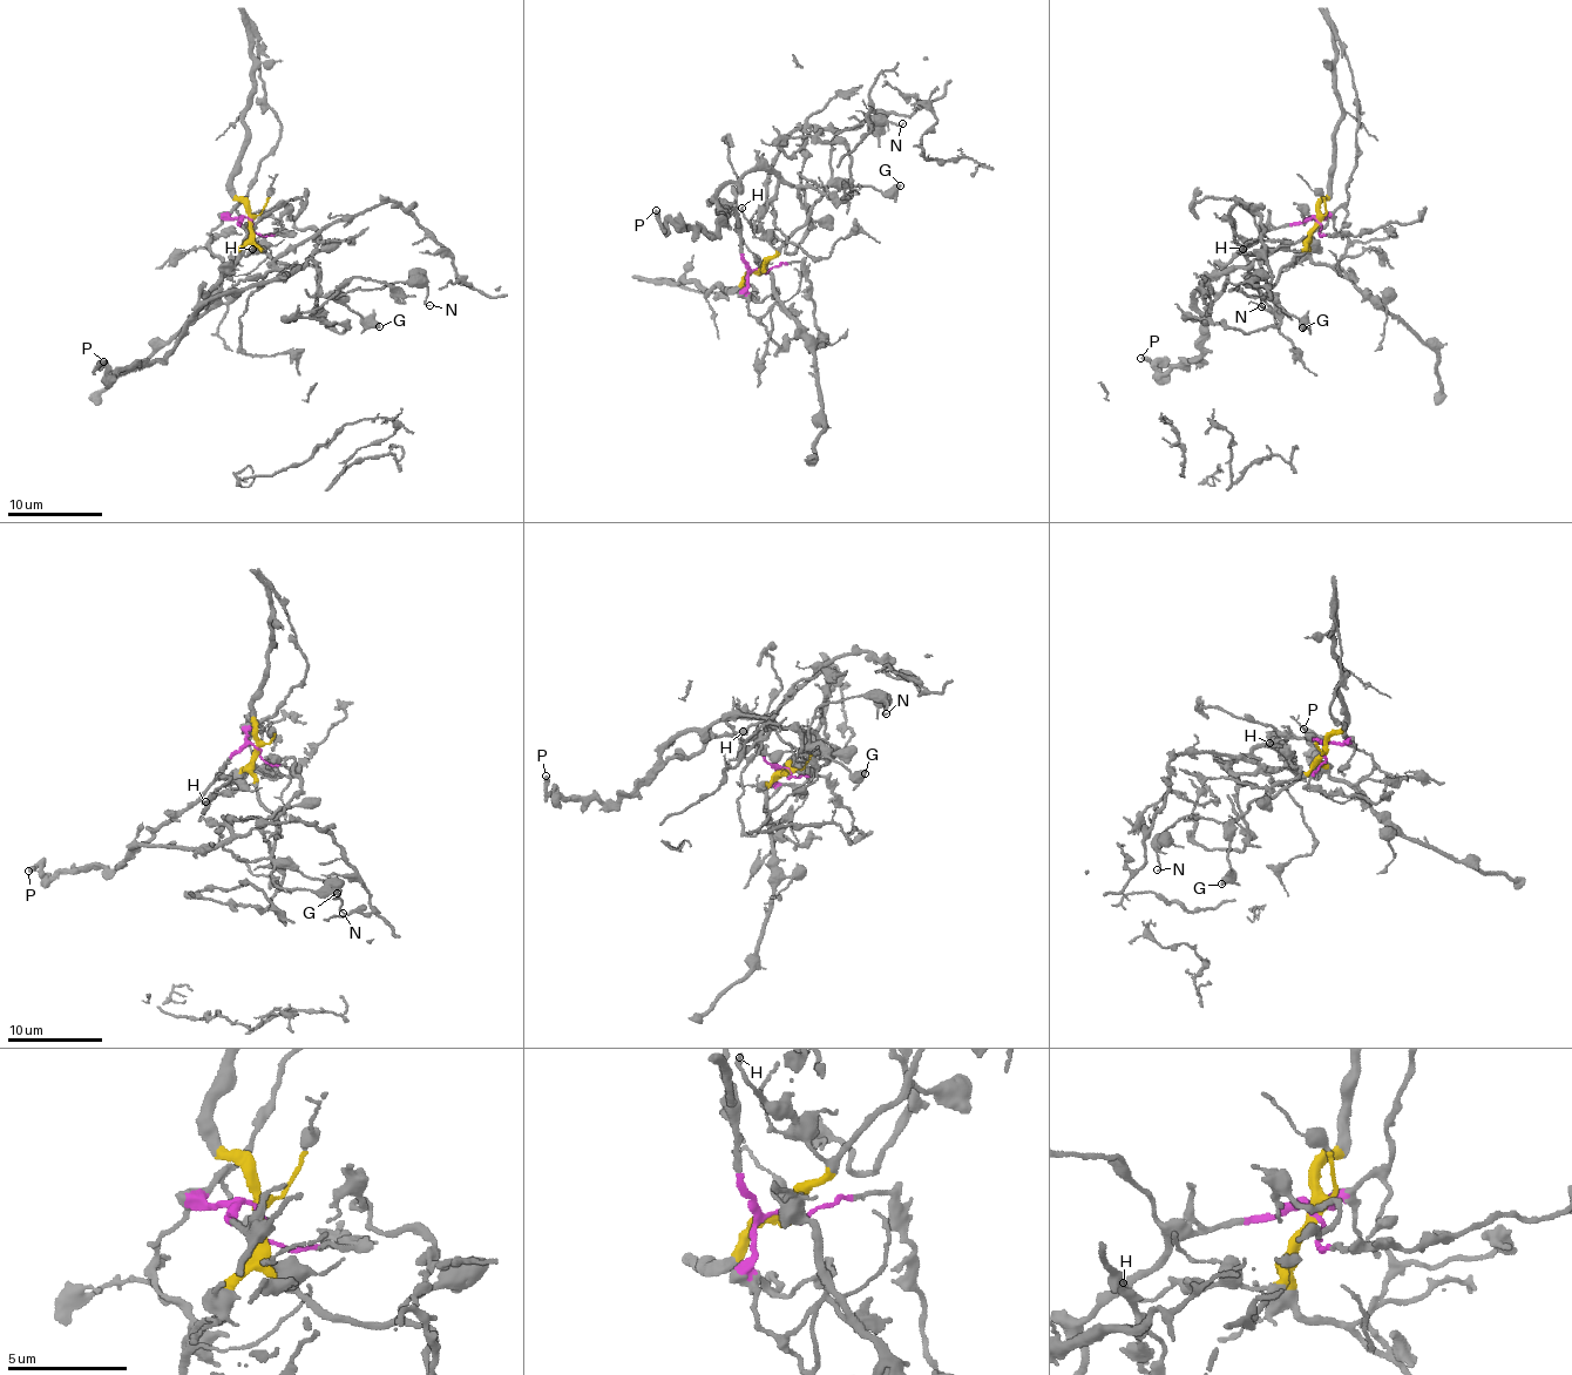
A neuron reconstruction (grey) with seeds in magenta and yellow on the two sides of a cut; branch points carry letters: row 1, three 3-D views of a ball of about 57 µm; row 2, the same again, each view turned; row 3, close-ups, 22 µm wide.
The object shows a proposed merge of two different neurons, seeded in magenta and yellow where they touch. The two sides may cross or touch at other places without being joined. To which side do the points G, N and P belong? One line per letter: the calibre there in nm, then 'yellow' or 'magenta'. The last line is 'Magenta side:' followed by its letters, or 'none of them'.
G: calibre 500 nm; yellow
N: calibre 130 nm; yellow
P: calibre 360 nm; magenta
Magenta side: P

